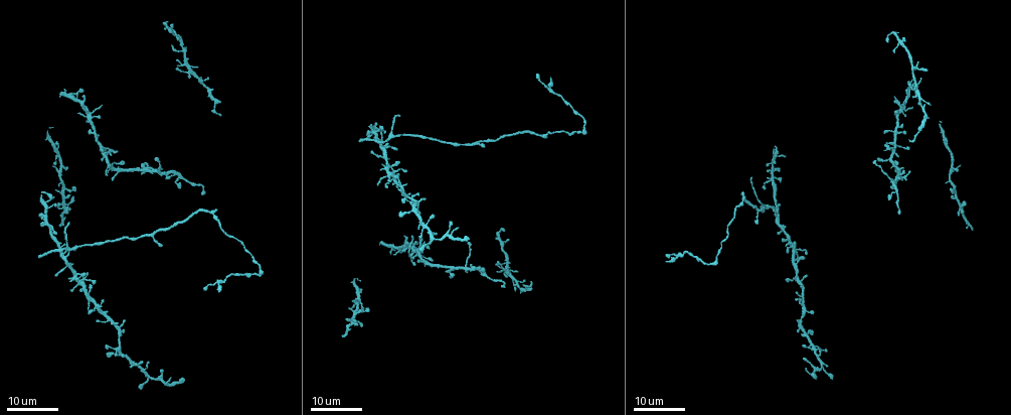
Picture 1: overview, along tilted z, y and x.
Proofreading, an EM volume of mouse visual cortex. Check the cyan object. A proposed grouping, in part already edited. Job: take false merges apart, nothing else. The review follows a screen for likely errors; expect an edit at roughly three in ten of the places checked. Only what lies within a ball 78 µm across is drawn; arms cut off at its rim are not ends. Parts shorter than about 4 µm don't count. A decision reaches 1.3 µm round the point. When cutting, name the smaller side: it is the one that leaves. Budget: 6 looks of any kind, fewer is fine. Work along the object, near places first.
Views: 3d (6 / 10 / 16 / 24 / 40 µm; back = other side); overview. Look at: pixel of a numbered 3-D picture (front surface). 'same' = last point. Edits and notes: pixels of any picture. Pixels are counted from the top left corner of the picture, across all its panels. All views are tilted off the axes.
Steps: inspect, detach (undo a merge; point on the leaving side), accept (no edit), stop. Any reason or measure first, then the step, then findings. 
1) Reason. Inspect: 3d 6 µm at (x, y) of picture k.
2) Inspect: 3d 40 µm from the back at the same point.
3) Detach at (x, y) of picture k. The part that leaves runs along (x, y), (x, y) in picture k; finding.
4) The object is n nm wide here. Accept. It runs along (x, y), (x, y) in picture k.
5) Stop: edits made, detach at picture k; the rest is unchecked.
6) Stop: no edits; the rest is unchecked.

Small branch off a trunk. Inspect: 3d 16 µm at (387, 143) of picture 1.

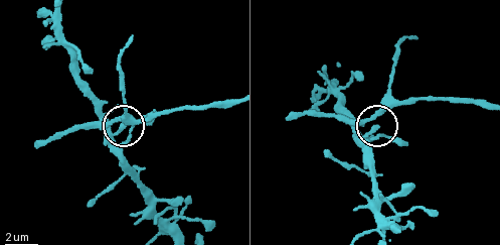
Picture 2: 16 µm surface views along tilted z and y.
Zoom in. Inspect: 3d 6 µm at (376, 127) of picture 2.

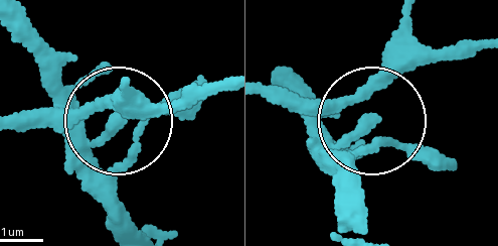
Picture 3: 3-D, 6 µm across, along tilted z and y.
The side arm is 62 µm long. Accept. One cell here.

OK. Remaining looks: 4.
Four-way junction. Inspect: 3d 24 µm at (388, 176) of picture 1.

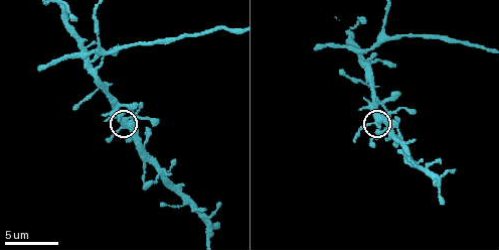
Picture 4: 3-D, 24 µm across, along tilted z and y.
Inspect: 3d 10 µm at (122, 124) of picture 4.

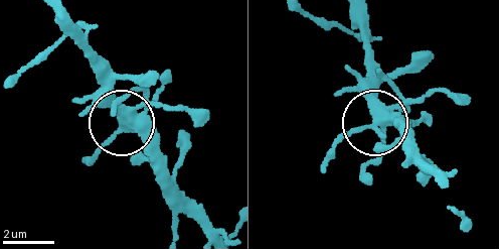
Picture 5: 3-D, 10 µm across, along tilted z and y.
Accept. It runs along (352, 14), (369, 44), (363, 82), (372, 115), (409, 128) in picture 5; one cell here.

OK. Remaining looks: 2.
Stop: no edits; the rest is unchecked.

